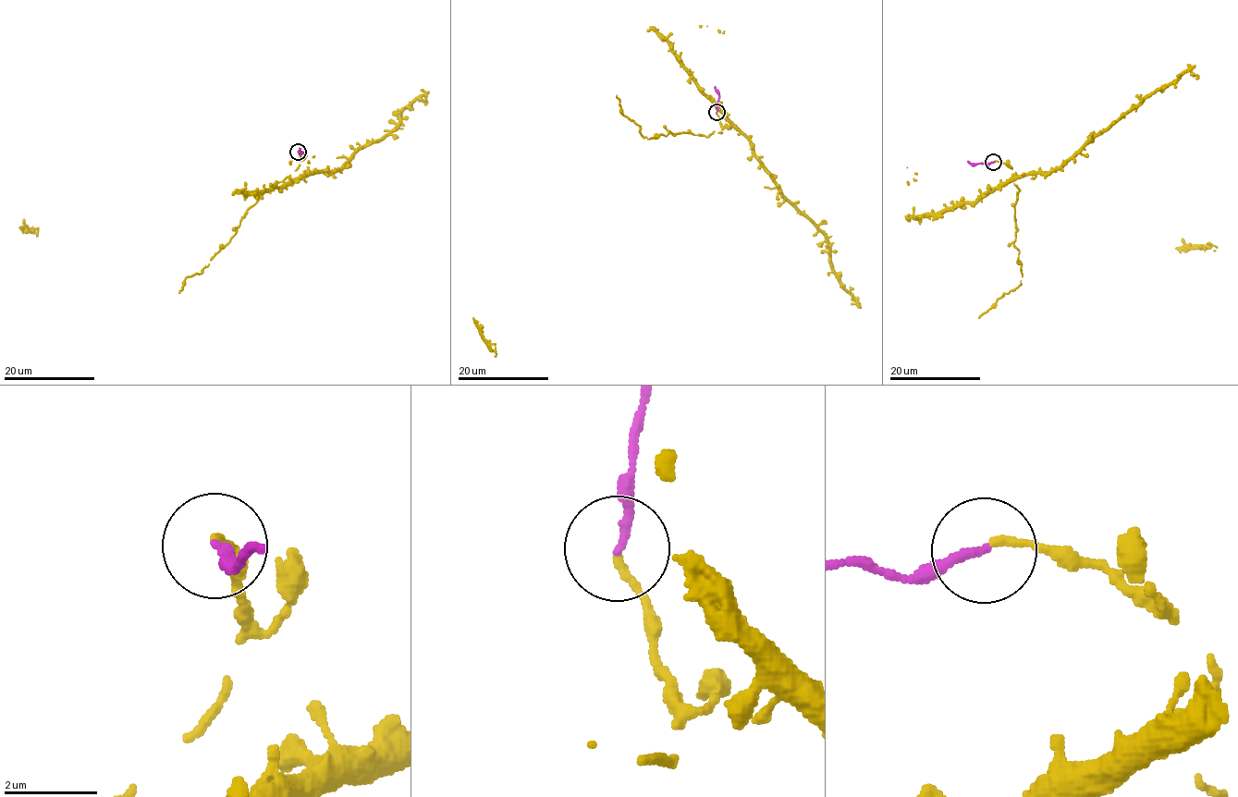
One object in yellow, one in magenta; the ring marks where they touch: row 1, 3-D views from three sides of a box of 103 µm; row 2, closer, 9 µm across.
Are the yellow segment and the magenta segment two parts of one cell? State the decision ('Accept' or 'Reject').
Accept

